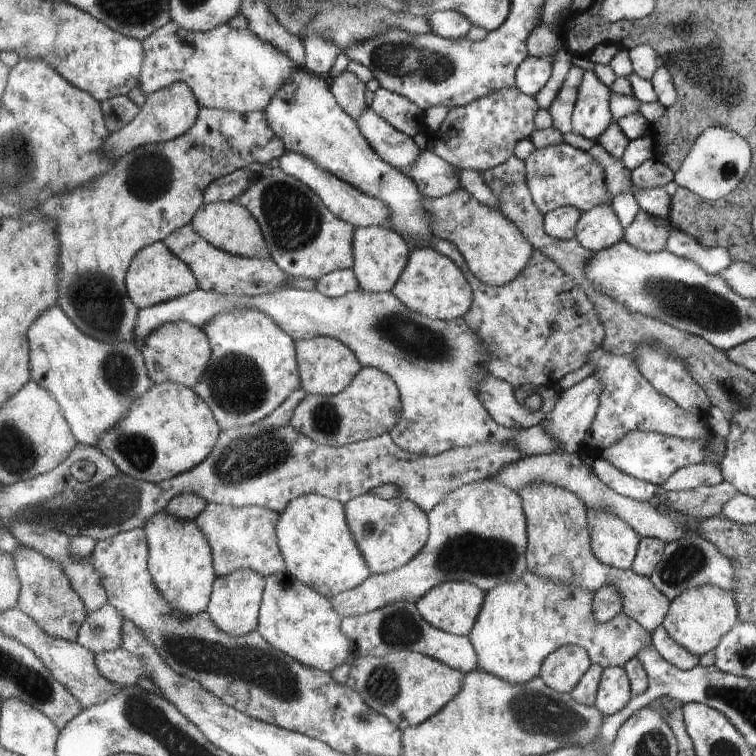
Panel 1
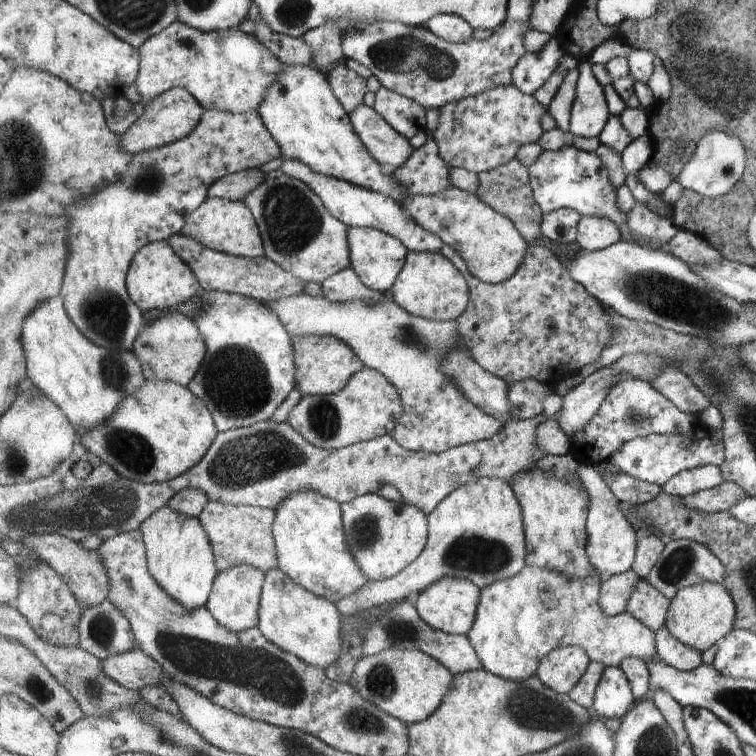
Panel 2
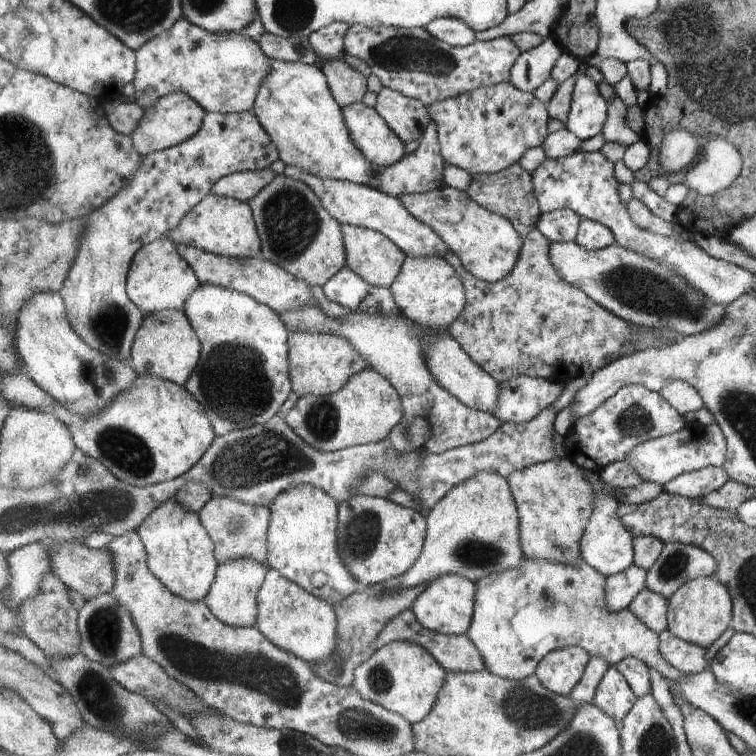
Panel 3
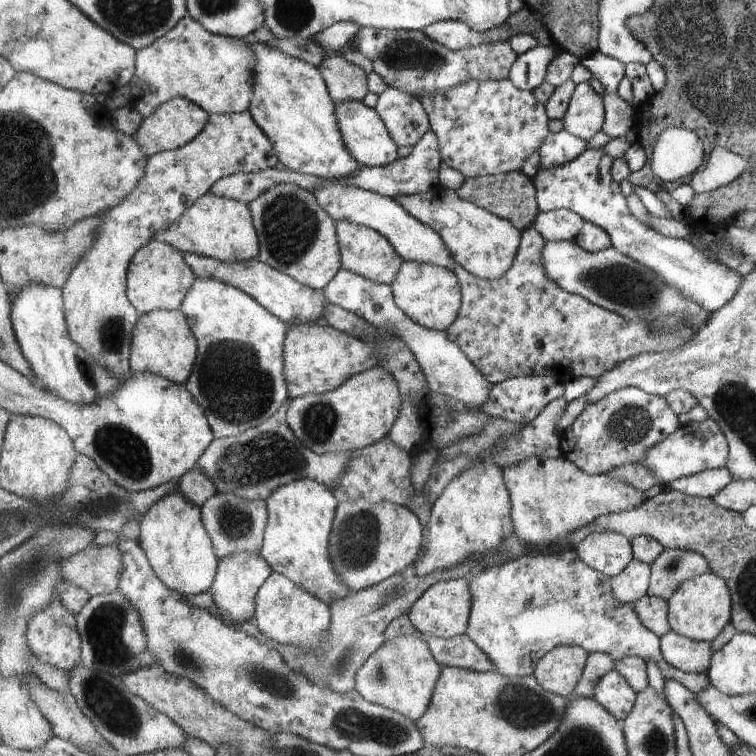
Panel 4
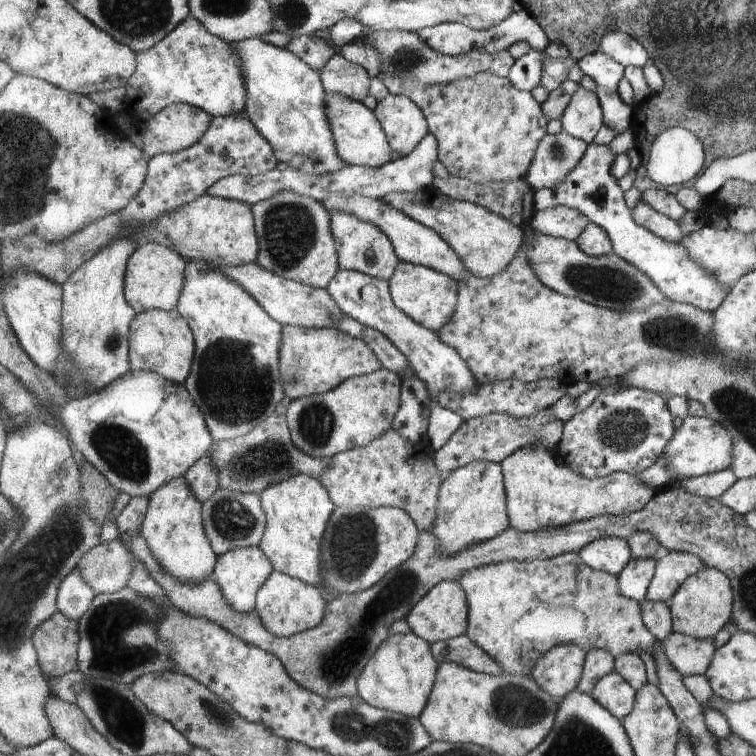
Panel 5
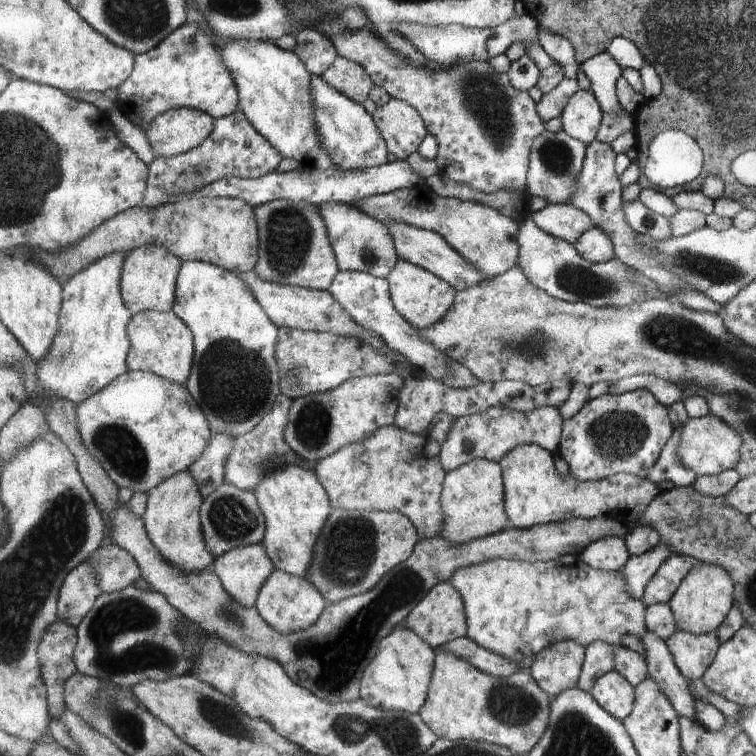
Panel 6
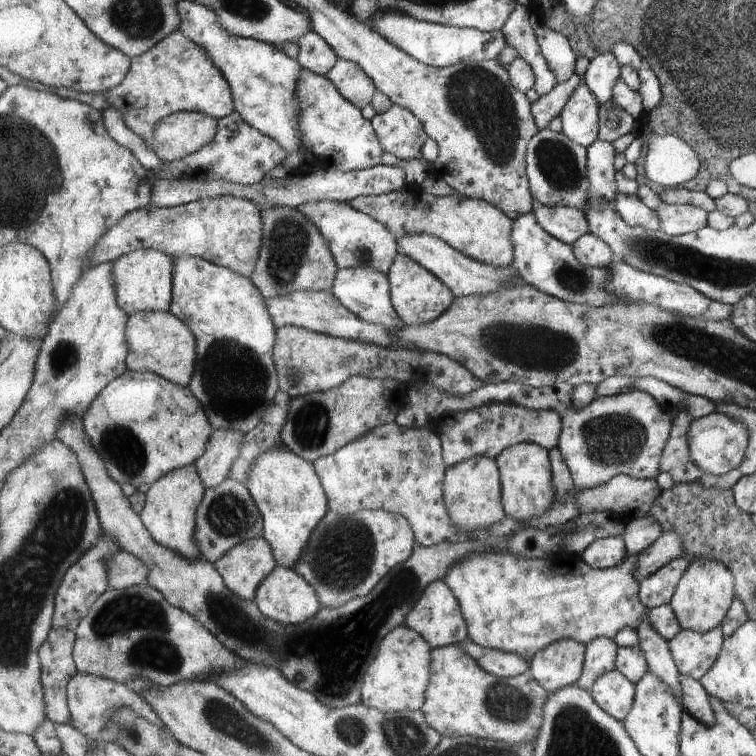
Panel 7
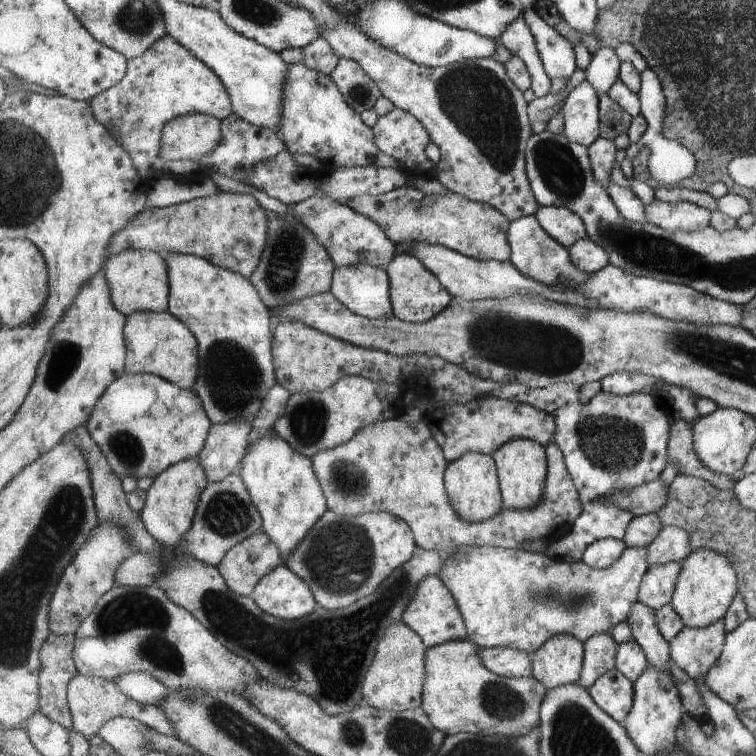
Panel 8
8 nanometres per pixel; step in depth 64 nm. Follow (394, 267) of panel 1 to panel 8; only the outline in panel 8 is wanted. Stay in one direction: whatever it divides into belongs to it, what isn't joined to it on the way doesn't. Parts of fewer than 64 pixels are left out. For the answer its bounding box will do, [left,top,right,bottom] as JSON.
[290,196,397,270]

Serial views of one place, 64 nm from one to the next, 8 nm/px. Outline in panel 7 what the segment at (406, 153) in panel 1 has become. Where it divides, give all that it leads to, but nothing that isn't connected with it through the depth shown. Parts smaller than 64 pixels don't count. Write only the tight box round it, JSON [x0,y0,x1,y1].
[296,69,383,171]

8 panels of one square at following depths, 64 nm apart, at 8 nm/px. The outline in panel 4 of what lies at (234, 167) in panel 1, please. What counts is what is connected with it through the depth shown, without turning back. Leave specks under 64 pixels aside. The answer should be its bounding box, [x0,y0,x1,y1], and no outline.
[63,111,280,377]

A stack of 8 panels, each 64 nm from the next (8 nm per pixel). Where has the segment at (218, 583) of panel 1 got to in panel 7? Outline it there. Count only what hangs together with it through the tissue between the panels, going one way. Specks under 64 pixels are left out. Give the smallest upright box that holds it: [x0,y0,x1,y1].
[214,536,278,601]

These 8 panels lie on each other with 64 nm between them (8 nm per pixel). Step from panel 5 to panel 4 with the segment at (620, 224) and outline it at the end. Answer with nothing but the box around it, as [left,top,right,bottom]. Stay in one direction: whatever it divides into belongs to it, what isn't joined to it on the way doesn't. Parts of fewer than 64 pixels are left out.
[535,149,741,313]

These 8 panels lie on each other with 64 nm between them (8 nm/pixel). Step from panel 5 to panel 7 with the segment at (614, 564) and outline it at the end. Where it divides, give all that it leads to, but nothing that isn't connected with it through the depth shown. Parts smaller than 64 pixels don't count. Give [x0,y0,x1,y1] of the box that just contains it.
[583,537,627,569]

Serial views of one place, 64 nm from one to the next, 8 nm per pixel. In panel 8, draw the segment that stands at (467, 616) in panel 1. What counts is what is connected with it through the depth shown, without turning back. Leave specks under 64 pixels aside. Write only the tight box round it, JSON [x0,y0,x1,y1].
[402,575,469,649]

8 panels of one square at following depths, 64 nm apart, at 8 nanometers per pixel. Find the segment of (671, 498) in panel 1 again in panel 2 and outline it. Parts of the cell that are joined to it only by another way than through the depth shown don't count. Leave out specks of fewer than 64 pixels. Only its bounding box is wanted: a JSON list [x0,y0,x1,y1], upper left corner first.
[681,481,746,513]

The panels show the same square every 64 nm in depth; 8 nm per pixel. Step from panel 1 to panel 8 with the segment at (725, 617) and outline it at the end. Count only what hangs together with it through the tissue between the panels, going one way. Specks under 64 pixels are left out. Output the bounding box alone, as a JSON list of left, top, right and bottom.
[670,549,738,628]

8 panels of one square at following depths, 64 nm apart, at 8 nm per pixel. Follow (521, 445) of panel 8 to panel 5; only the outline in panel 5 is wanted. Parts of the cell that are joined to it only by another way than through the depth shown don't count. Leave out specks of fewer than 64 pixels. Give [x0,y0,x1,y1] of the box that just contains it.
[502,445,655,533]

